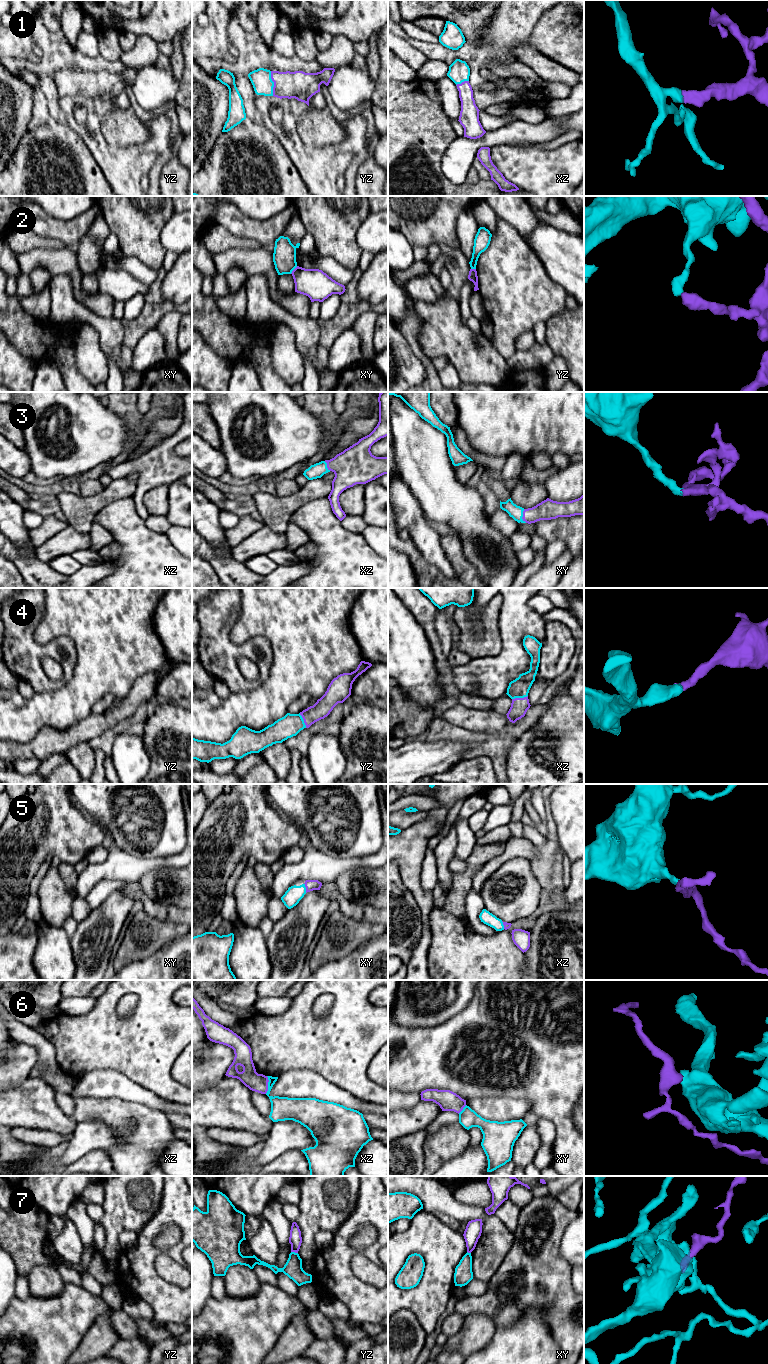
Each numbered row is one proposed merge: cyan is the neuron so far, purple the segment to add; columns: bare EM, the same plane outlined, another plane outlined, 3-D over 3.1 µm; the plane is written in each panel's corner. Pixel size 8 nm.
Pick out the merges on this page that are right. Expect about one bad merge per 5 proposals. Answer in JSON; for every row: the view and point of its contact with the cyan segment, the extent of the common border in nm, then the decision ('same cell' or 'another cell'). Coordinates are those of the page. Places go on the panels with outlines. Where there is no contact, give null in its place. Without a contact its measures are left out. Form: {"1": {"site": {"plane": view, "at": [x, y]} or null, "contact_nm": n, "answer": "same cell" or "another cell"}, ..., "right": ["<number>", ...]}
{"1": {"site": {"plane": "yz", "at": [273, 83]}, "contact_nm": 200, "answer": "same cell"}, "2": {"site": {"plane": "xy", "at": [293, 269]}, "contact_nm": 90, "answer": "another cell"}, "3": {"site": {"plane": "xy", "at": [522, 516]}, "contact_nm": 110, "answer": "same cell"}, "4": {"site": {"plane": "xz", "at": [519, 697]}, "contact_nm": 130, "answer": "same cell"}, "5": {"site": {"plane": "xy", "at": [305, 888]}, "contact_nm": 80, "answer": "same cell"}, "6": {"site": {"plane": "xz", "at": [268, 1085]}, "contact_nm": 140, "answer": "another cell"}, "7": {"site": {"plane": "yz", "at": [294, 1252]}, "contact_nm": 60, "answer": "another cell"}, "right": ["1", "3", "4", "5"]}

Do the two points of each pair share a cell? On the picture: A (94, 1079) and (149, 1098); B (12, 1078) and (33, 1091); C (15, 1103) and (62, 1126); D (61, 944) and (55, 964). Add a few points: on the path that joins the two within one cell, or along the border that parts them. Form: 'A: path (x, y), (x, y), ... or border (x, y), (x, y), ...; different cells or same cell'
A: path (108, 1083), (118, 1085), (135, 1093); same cell
B: border (28, 1074), (18, 1086), (10, 1089); different cells
C: path (27, 1106), (34, 1106), (50, 1117); same cell
D: path (56, 949), (55, 959); same cell

